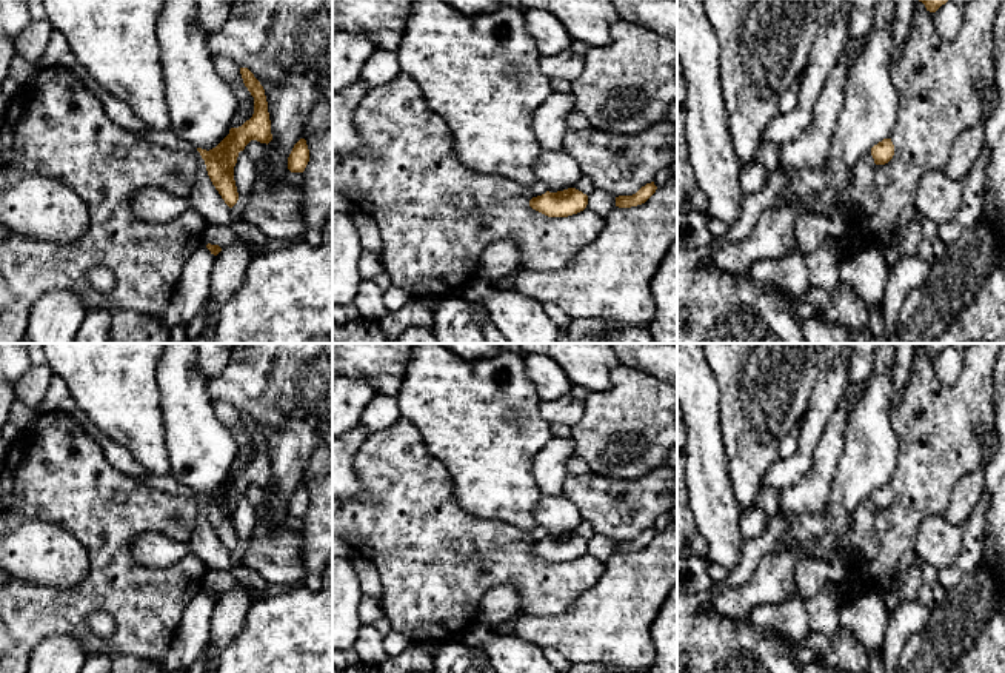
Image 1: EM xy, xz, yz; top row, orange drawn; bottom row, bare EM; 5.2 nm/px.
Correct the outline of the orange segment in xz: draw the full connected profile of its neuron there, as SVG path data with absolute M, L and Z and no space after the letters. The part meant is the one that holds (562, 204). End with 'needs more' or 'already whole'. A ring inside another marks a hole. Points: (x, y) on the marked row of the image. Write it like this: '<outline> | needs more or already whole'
M576 188L557 193L546 191L533 197L529 206L548 217L568 217L583 211L588 205L588 196Z | already whole

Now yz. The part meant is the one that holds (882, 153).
M883 139L871 148L871 156L876 165L888 163L894 156L894 145L891 139Z | already whole

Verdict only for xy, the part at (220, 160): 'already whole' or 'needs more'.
already whole

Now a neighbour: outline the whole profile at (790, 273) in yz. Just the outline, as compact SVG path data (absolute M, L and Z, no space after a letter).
M797 246L782 259L754 262L750 277L763 291L779 288L799 300L805 297L811 286L805 256Z

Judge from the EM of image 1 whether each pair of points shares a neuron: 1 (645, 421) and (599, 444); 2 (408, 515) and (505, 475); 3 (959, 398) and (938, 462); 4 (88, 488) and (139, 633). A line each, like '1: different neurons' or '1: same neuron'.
1: same neuron
2: different neurons
3: same neuron
4: same neuron

